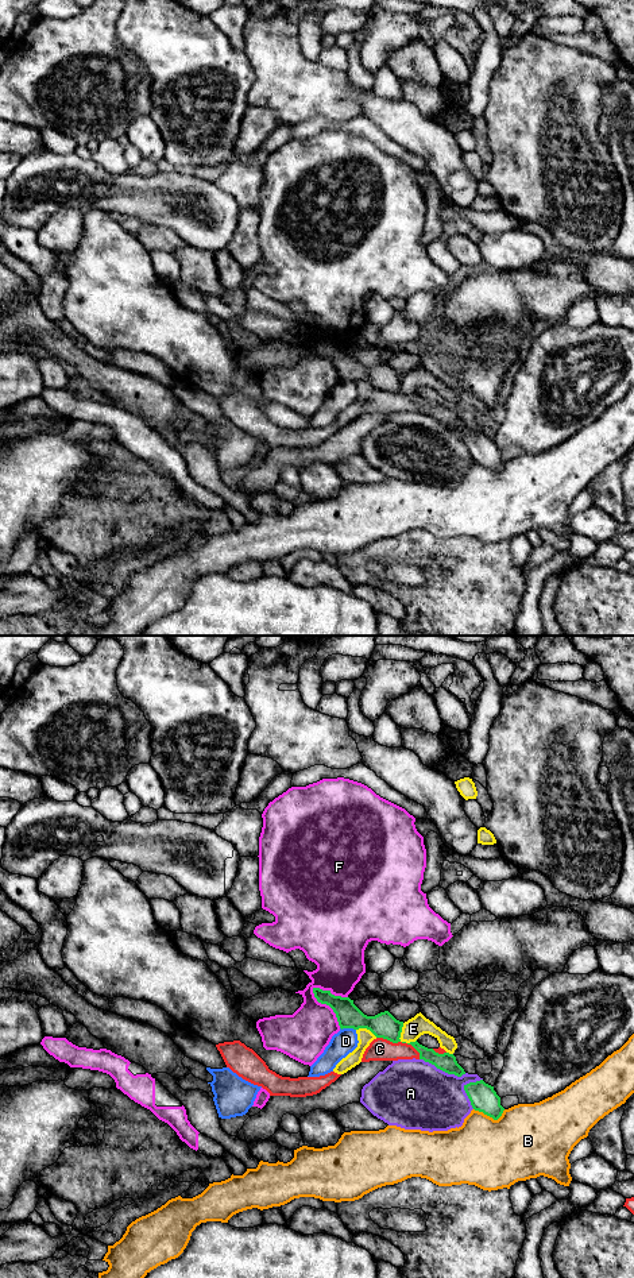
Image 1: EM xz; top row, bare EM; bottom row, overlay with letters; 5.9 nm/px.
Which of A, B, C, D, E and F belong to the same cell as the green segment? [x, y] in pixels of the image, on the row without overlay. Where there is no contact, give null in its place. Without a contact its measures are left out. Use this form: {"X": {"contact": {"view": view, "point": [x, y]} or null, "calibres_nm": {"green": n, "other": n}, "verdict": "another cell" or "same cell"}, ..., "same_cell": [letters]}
{"A": {"contact": {"view": "xz", "point": [443, 423]}, "calibres_nm": {"green": 120, "other": 420}, "verdict": "another cell"}, "B": {"contact": {"view": "xz", "point": [490, 468]}, "calibres_nm": {"green": 160, "other": 420}, "verdict": "another cell"}, "C": {"contact": {"view": "xz", "point": [402, 394]}, "calibres_nm": {"green": 150, "other": 140}, "verdict": "another cell"}, "D": {"contact": {"view": "xz", "point": [348, 379]}, "calibres_nm": {"green": 150, "other": 140}, "verdict": "another cell"}, "E": {"contact": {"view": "xz", "point": [399, 389]}, "calibres_nm": {"green": 150, "other": 120}, "verdict": "another cell"}, "F": {"contact": {"view": "xz", "point": [327, 356]}, "calibres_nm": {"green": 150, "other": 300}, "verdict": "another cell"}, "same_cell": []}

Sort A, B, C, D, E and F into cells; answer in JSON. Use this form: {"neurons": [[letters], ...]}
{"neurons": [["A"], ["B"], ["C"], ["D"], ["E"], ["F"]]}

